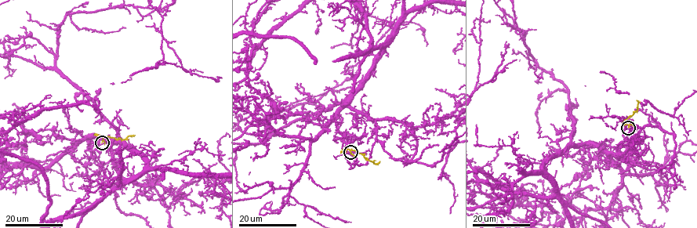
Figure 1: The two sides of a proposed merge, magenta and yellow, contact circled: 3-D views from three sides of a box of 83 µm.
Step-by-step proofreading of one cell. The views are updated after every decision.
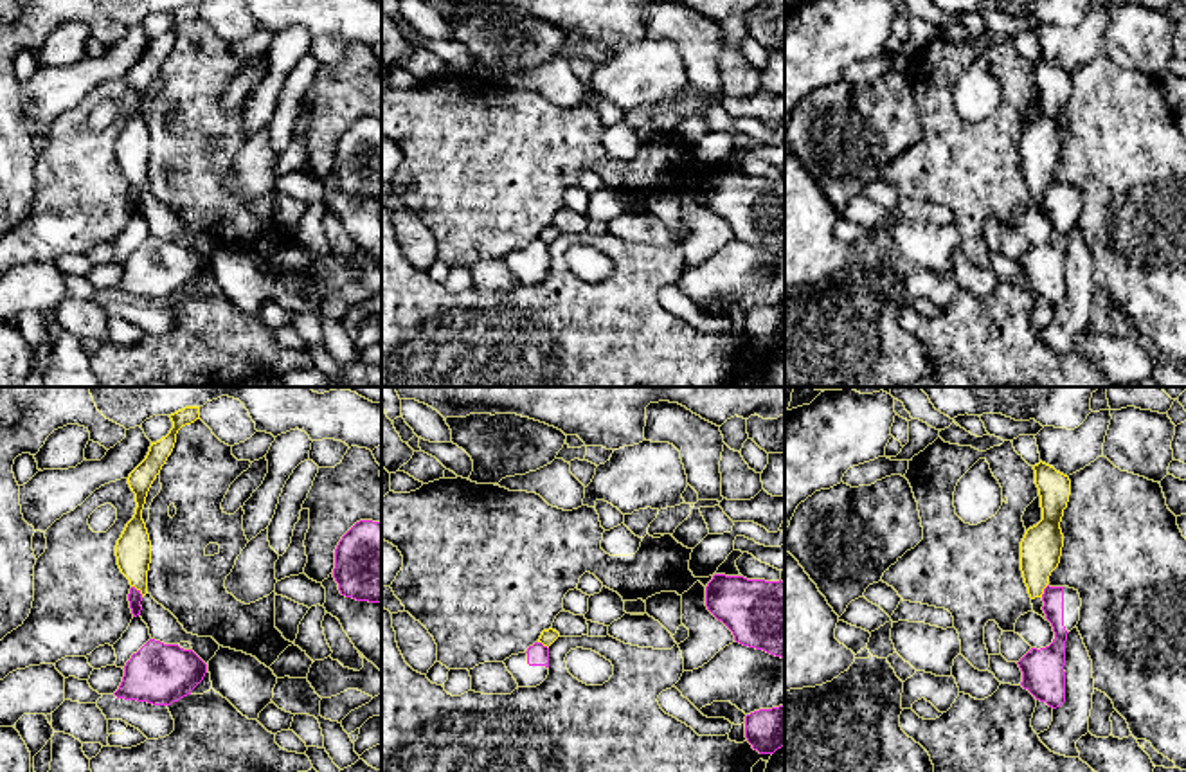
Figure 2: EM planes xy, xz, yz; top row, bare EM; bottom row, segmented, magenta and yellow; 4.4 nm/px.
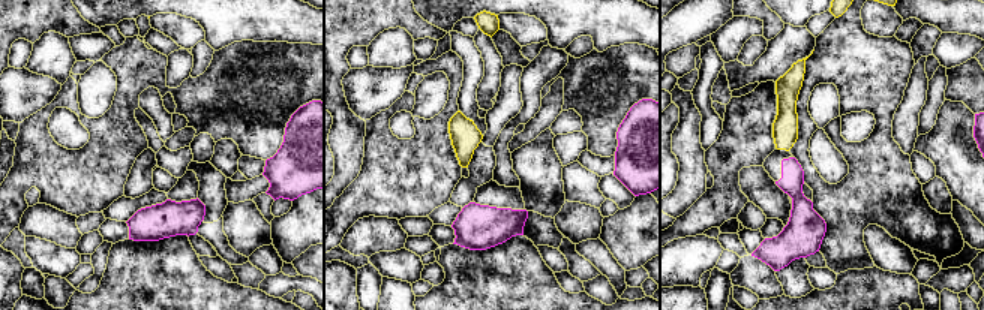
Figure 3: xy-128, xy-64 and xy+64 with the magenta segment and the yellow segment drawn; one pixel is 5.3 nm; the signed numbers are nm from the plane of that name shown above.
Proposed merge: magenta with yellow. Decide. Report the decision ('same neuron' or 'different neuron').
same neuron

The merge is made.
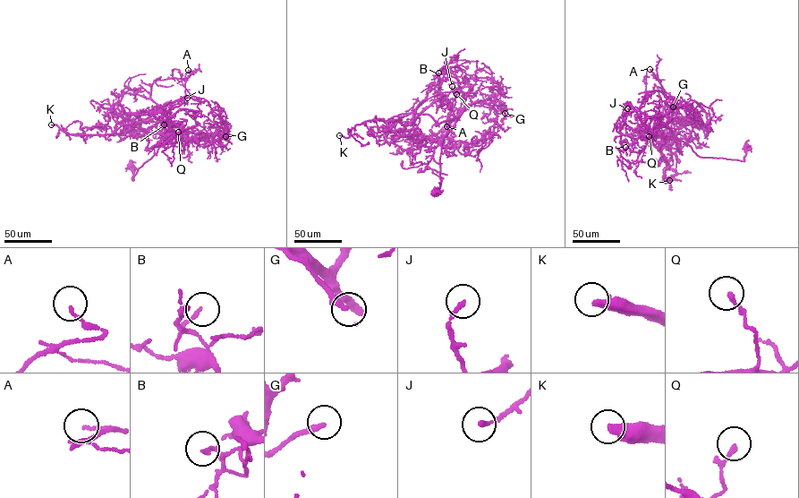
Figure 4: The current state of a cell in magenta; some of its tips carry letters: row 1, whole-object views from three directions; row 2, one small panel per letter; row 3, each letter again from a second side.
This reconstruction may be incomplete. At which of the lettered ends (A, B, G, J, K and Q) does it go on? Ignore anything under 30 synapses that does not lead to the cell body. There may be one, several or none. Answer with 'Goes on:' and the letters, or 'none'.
Goes on: G, K

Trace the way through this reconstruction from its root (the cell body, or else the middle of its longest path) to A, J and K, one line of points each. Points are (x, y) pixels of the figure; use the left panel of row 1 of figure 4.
A: (131, 166), (133, 180), (139, 167), (180, 131), (179, 126), (150, 98), (153, 82), (184, 78), (188, 70)
J: (131, 166), (133, 180), (139, 167), (171, 135), (171, 124), (163, 108), (187, 98)
K: (131, 166), (133, 180), (167, 140), (147, 150), (145, 131), (129, 124), (109, 134), (75, 135), (51, 124)

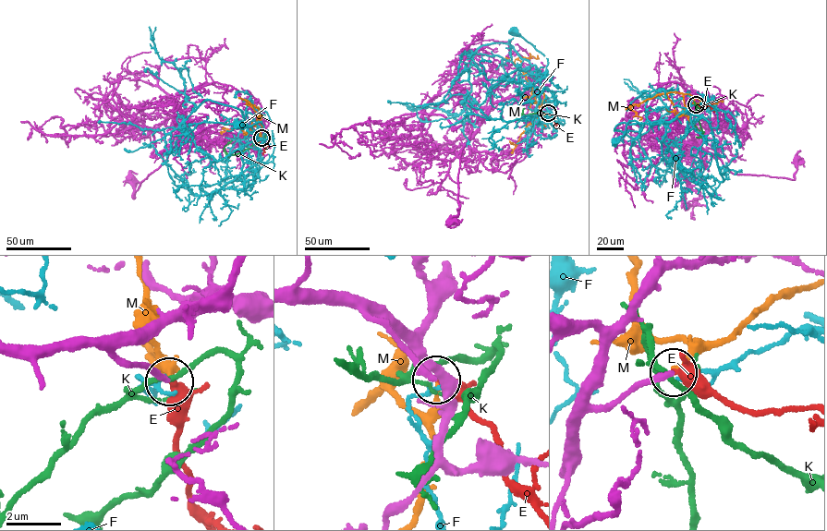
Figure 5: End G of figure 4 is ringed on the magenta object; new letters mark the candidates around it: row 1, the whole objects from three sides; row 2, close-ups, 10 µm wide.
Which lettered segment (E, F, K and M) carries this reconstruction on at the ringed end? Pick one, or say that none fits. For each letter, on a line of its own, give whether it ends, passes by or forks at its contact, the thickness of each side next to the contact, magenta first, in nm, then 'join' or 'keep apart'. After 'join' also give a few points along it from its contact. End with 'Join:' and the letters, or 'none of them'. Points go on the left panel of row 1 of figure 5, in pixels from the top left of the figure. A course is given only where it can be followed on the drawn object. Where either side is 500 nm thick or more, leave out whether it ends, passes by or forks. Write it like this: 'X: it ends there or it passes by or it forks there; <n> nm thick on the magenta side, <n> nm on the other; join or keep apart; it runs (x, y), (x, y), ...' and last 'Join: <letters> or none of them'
E: it passes by; 260 nm thick on the magenta side, 320 nm on the other; join; it runs (261, 138), (265, 148), (263, 154)
F: it passes by; 260 nm thick on the magenta side, 110 nm on the other; keep apart
K: it passes by; 280 nm thick on the magenta side, 180 nm on the other; keep apart
M: it ends there; 260 nm thick on the magenta side, 160 nm on the other; keep apart
Join: E

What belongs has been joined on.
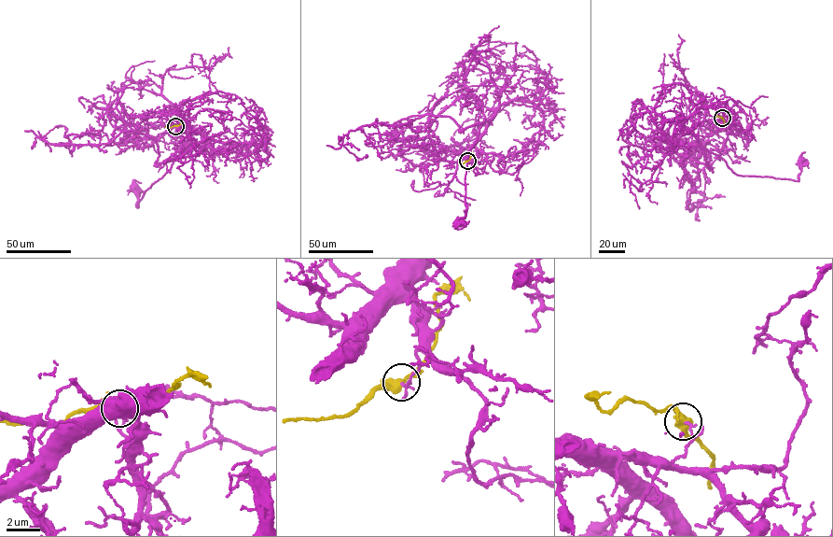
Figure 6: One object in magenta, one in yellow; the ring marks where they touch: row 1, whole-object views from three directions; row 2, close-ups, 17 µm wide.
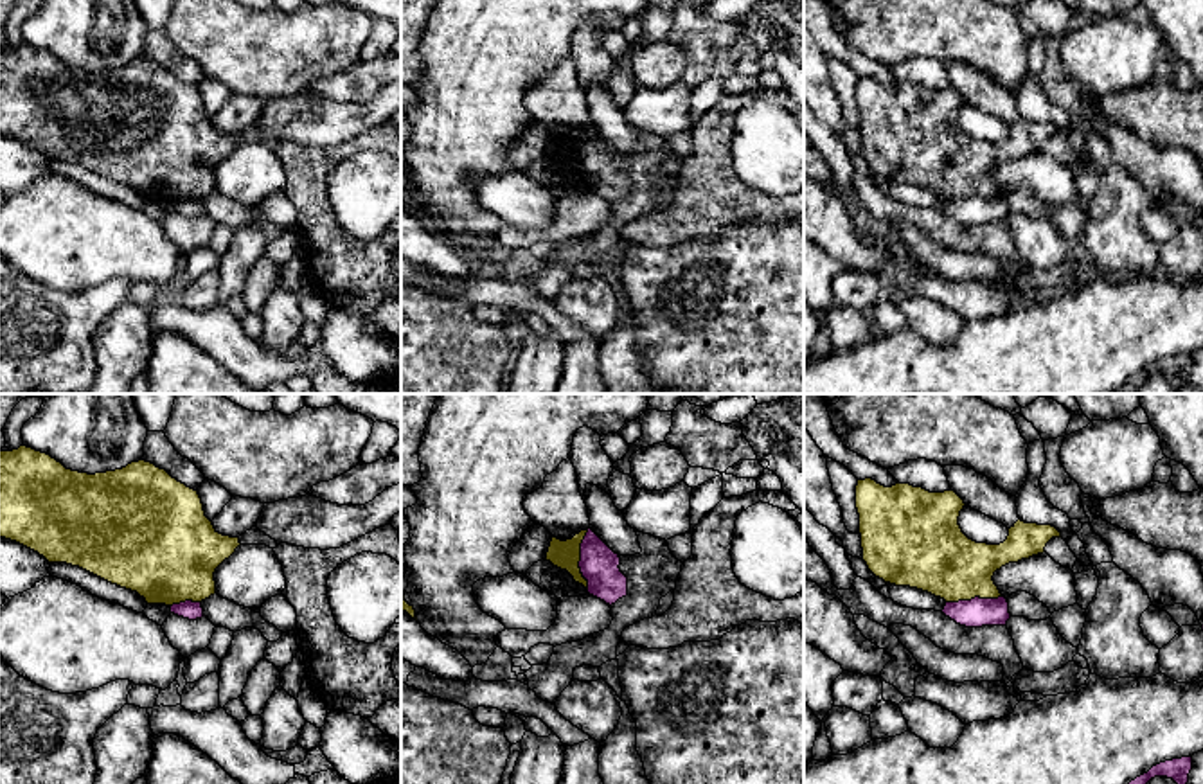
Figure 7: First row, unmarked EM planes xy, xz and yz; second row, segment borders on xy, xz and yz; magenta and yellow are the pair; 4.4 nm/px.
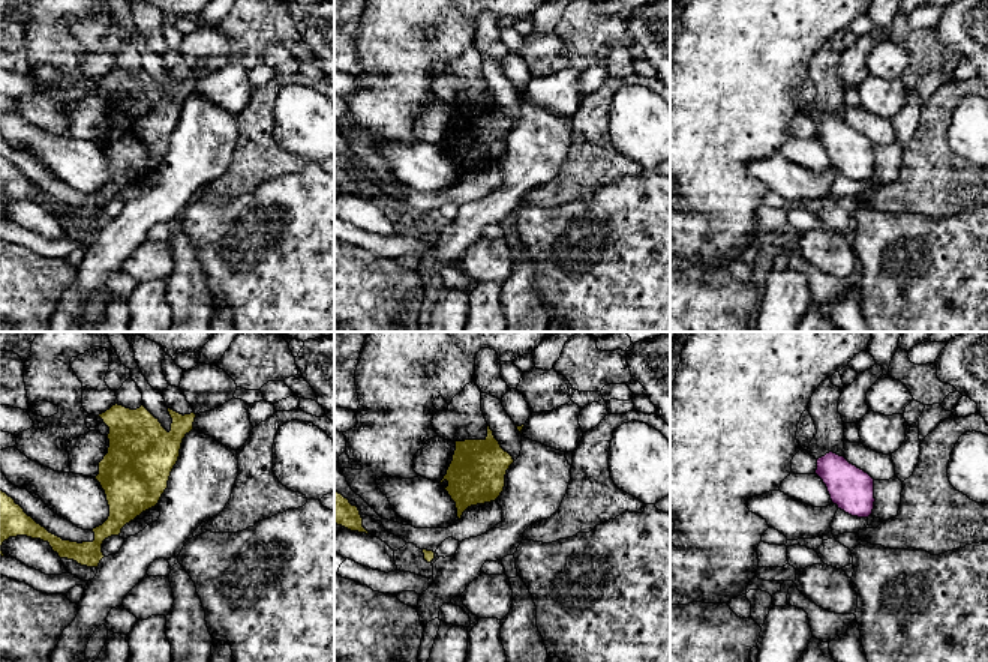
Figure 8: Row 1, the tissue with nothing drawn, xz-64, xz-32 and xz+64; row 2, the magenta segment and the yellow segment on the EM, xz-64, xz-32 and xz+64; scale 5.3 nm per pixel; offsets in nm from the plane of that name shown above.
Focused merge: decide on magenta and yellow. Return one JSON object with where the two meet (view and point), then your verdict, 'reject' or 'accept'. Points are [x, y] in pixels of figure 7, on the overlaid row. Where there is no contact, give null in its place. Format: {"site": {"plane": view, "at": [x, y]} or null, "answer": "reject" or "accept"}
{"site": {"plane": "xz", "at": [581, 560]}, "answer": "reject"}

